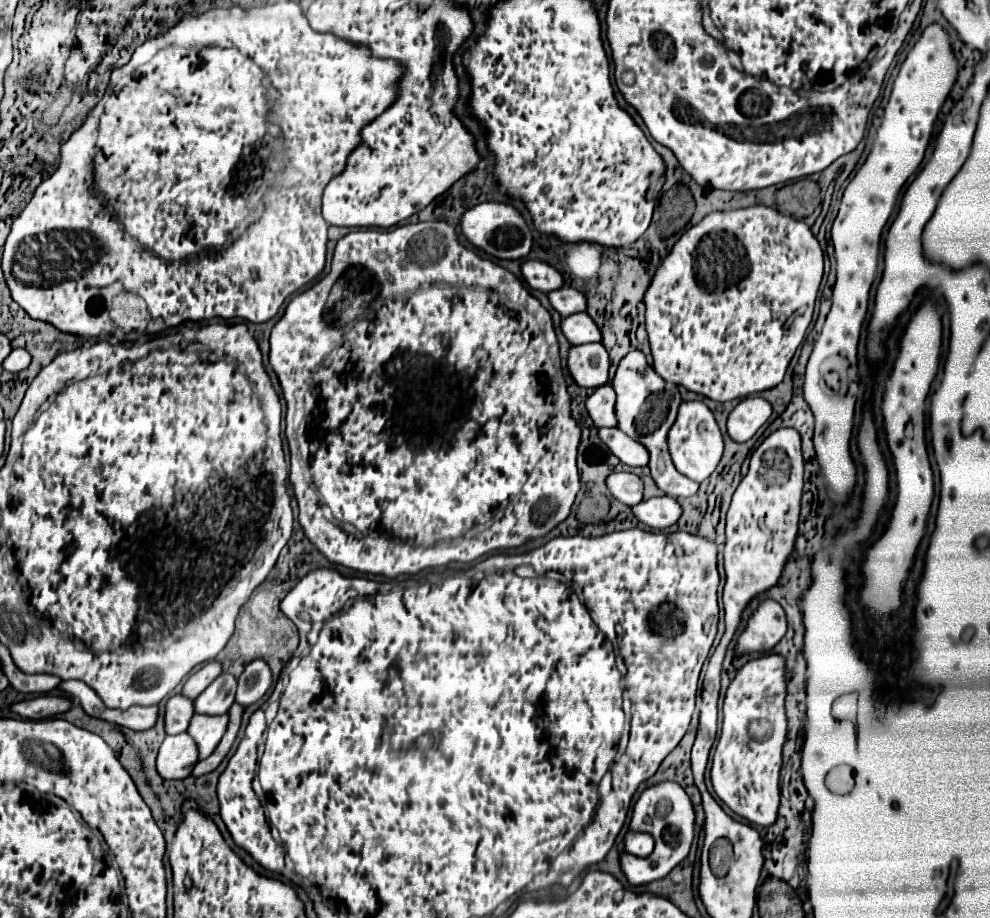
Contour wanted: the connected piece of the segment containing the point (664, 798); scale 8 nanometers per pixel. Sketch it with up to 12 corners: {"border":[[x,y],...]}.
{"border":[[679,784],[647,788],[629,830],[649,858],[621,852],[629,884],[665,878],[689,854],[693,804]]}

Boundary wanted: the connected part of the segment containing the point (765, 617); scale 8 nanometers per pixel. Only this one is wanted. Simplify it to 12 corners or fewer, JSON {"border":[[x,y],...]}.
{"border":[[765,598],[739,634],[733,656],[771,652],[785,636],[779,602]]}

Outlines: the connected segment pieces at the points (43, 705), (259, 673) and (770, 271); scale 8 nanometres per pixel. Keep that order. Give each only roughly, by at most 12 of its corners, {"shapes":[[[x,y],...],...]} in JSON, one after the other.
{"shapes":[[[39,696],[15,702],[21,718],[49,718],[71,708],[69,698]],[[253,660],[237,678],[235,702],[249,706],[265,696],[271,670]],[[775,208],[713,212],[645,292],[655,372],[777,386],[823,250]]]}

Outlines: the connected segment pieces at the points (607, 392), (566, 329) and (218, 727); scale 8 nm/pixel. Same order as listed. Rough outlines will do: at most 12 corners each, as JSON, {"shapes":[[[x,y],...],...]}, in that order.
{"shapes":[[[597,388],[585,408],[597,428],[615,426],[615,392]],[[577,312],[561,318],[571,344],[601,342],[595,322]],[[193,714],[187,734],[199,760],[211,756],[227,728],[227,714]]]}

